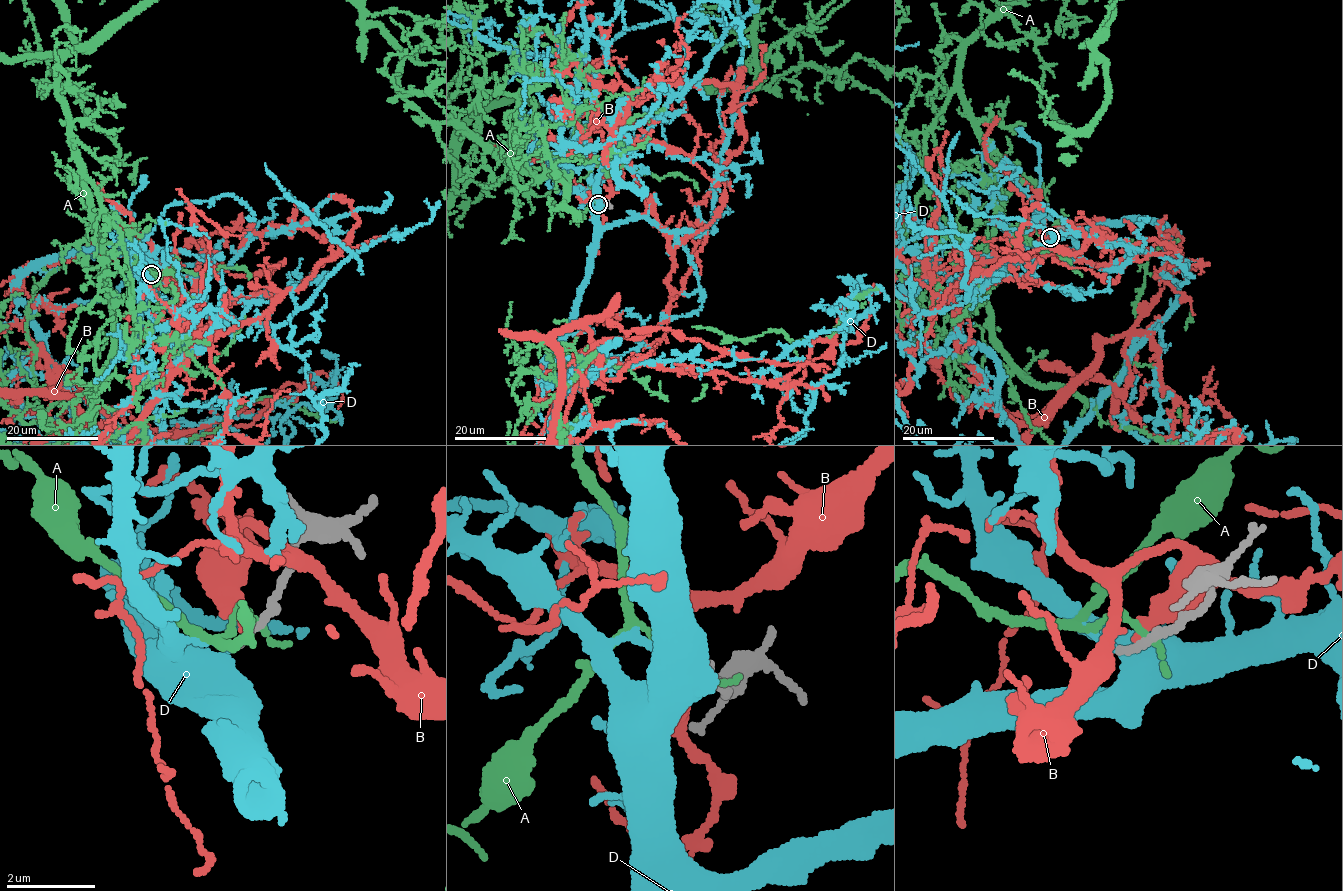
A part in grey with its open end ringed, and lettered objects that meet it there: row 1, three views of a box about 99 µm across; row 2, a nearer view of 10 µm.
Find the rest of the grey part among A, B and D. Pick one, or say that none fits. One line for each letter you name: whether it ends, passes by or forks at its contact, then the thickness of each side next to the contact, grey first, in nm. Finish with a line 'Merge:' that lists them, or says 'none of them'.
D: It ends there. Thickness 160 nm (grey) against 180 nm
Merge: D

